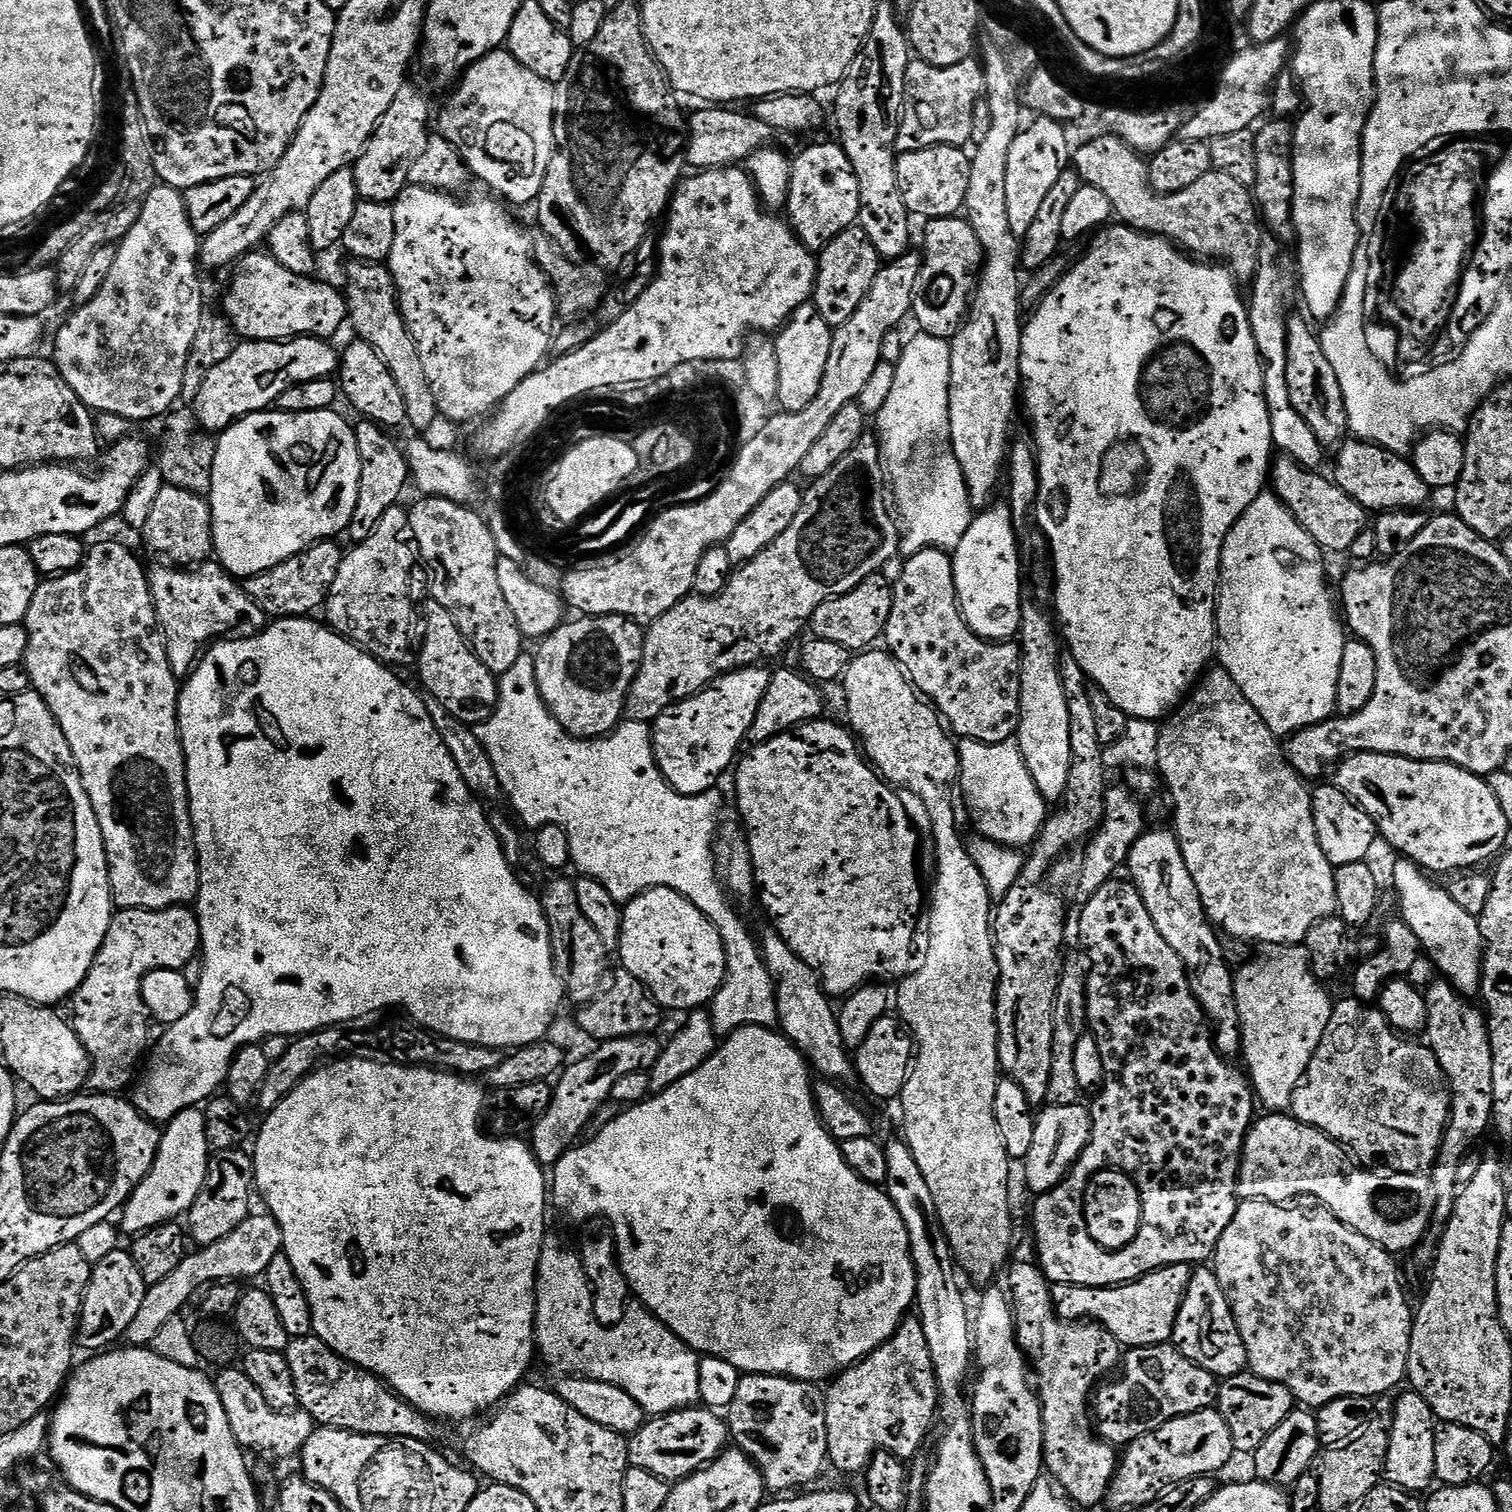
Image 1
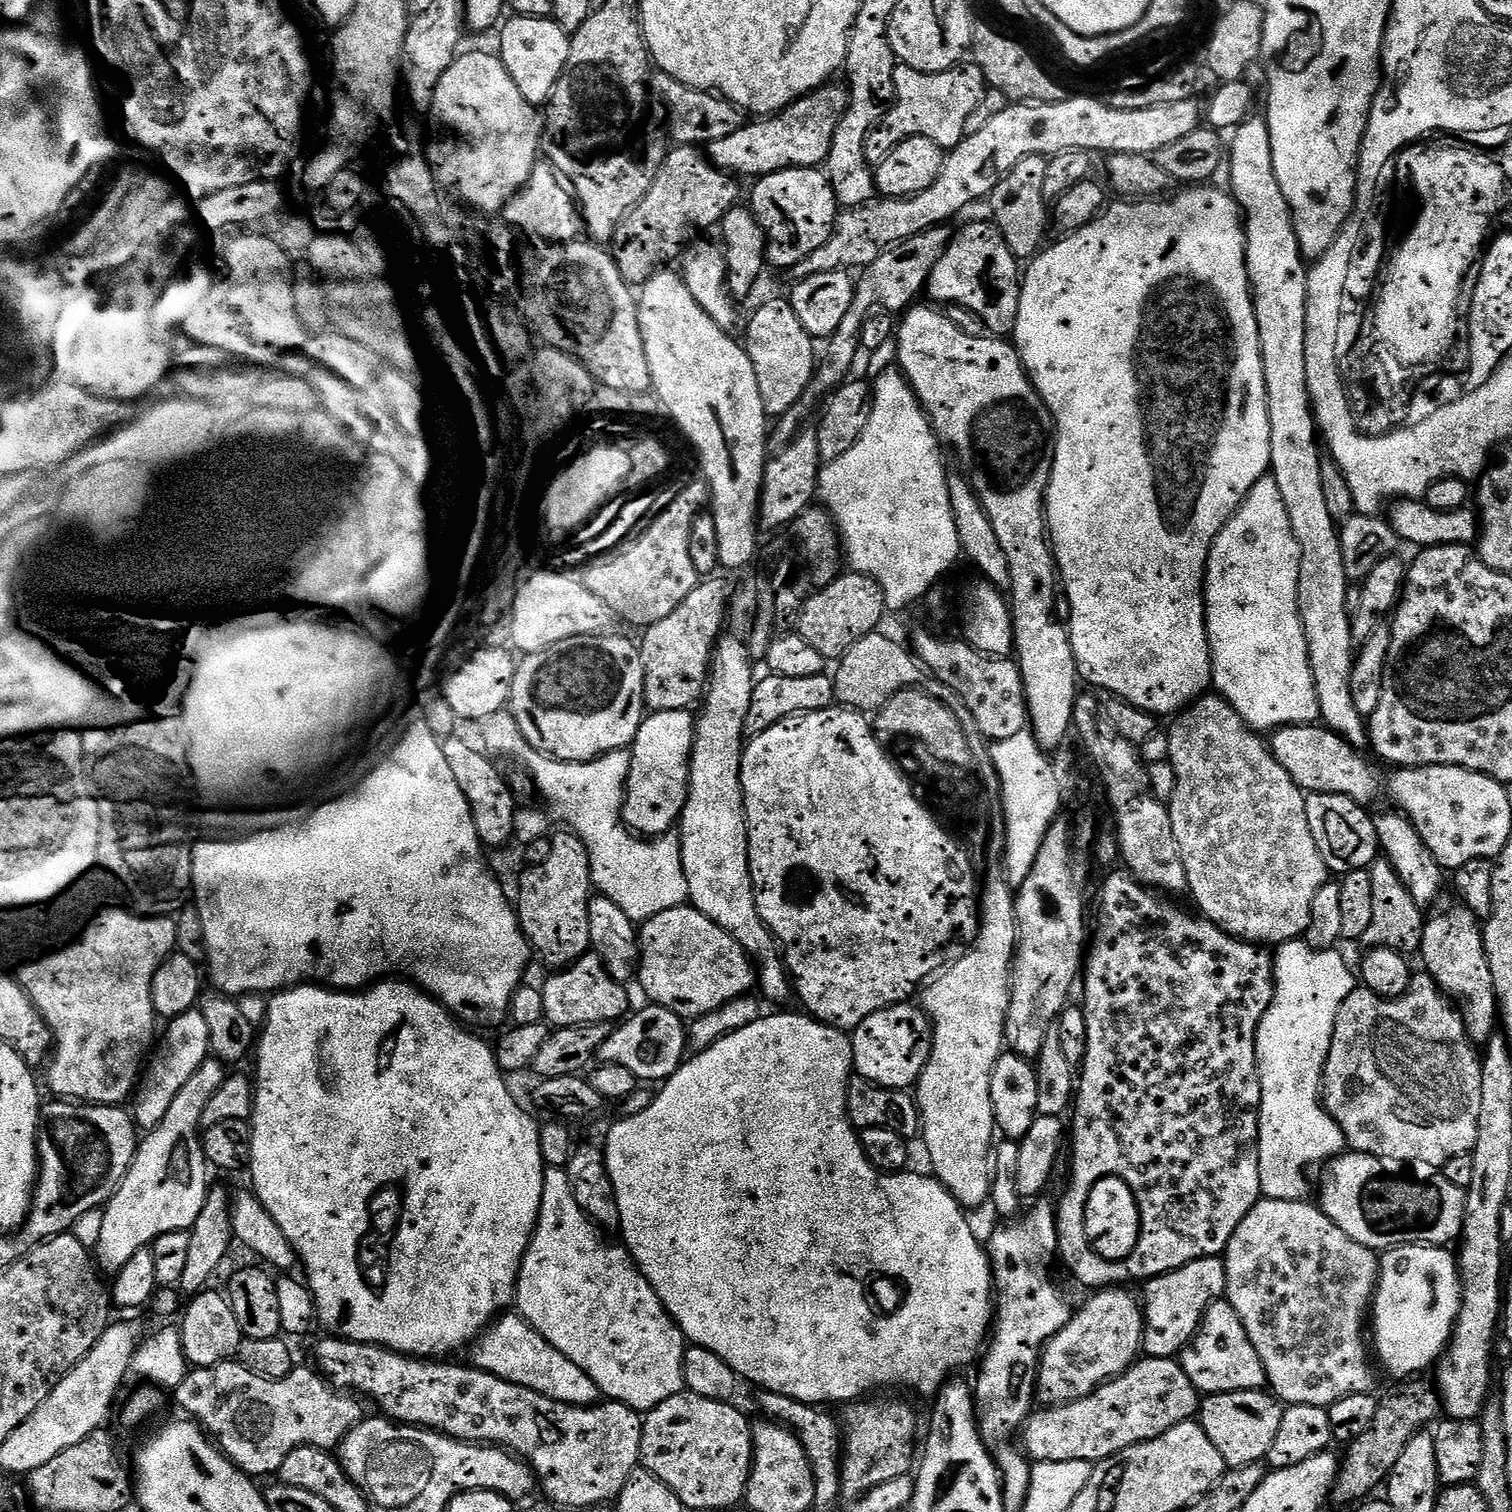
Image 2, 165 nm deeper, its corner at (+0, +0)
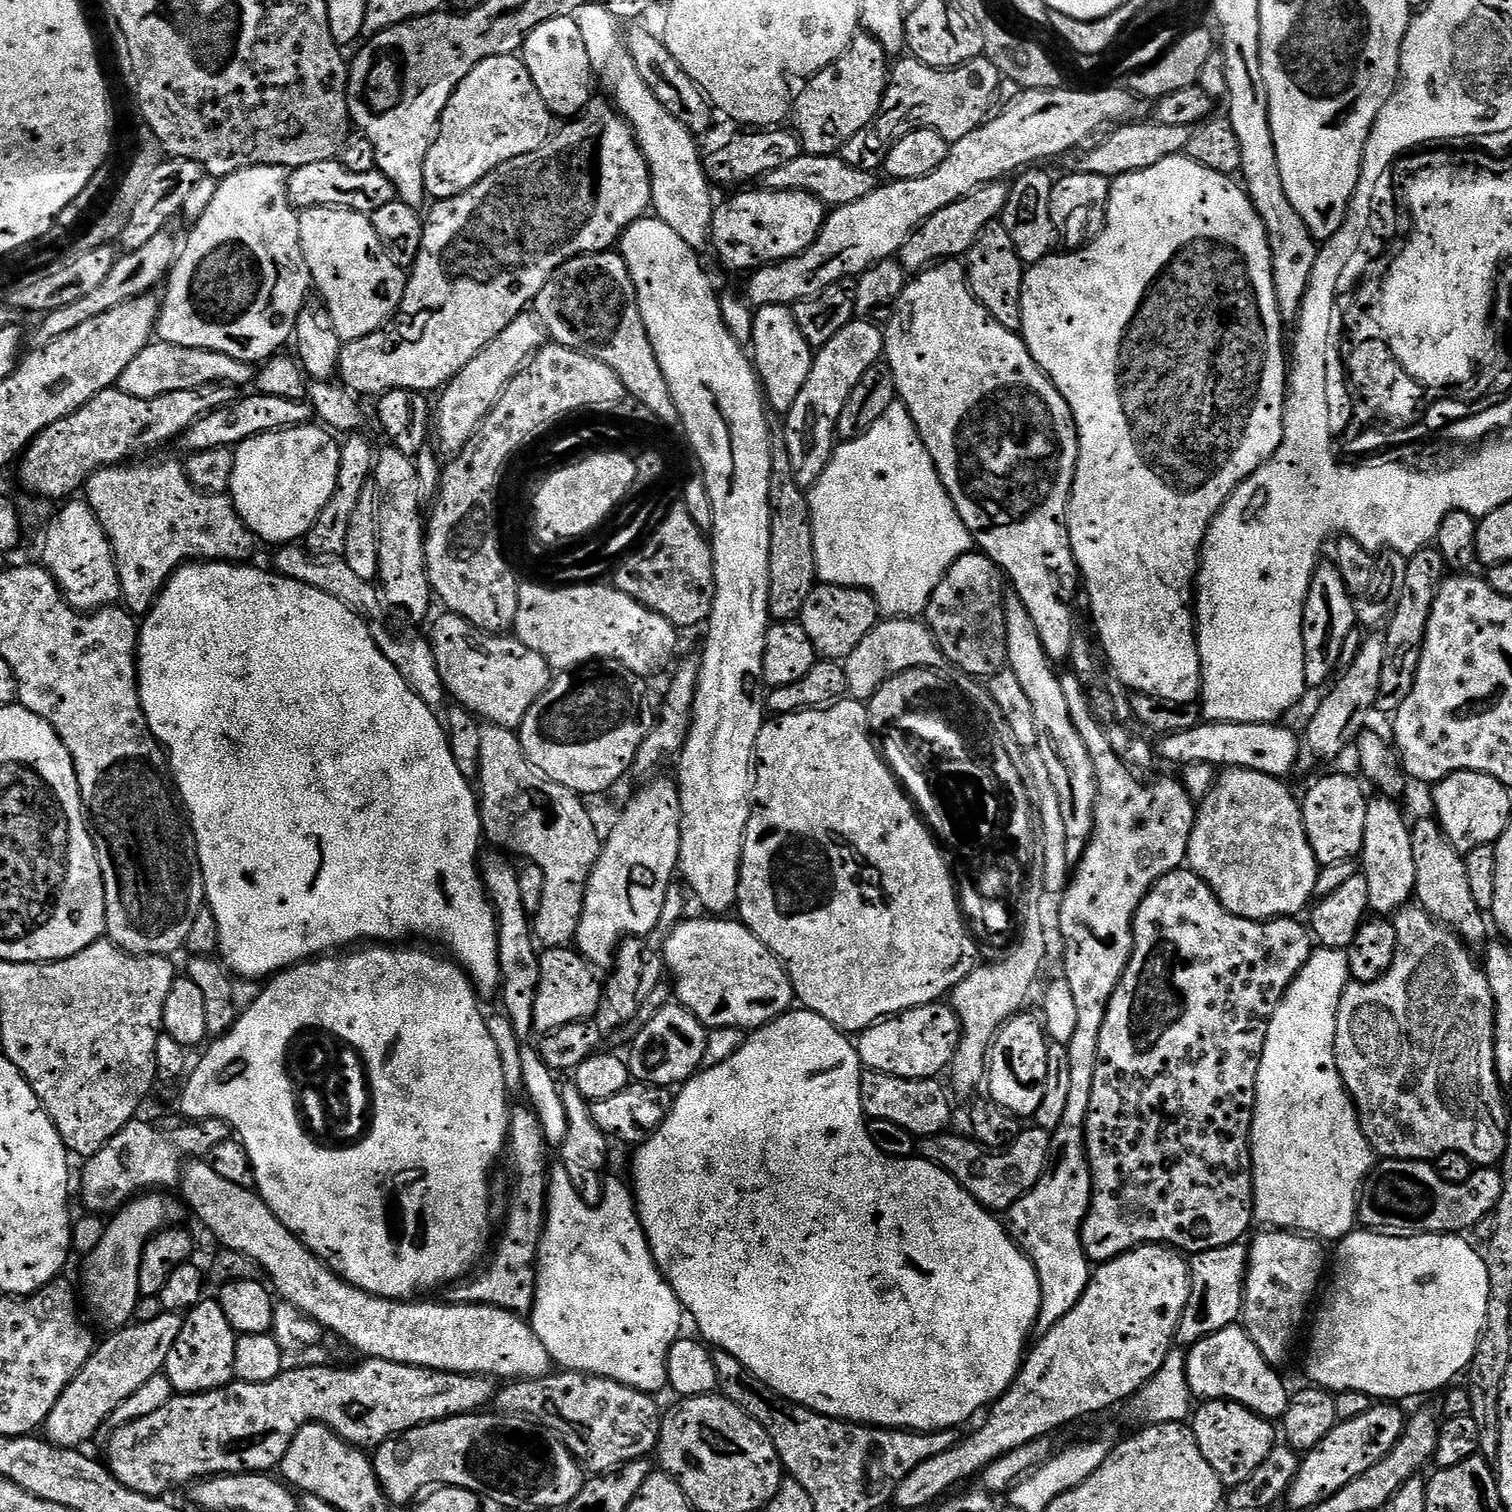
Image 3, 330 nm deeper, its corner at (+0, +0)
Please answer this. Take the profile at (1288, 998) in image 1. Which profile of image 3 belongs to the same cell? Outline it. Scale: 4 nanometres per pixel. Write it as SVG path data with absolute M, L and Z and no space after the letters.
M1317 947L1306 962L1306 966L1302 966L1302 970L1296 975L1292 985L1284 992L1282 1002L1274 1010L1272 1020L1268 1024L1266 1046L1262 1050L1262 1062L1258 1066L1256 1109L1252 1119L1252 1174L1256 1181L1252 1210L1255 1223L1268 1230L1291 1230L1297 1234L1307 1234L1321 1242L1329 1242L1328 1240L1338 1242L1342 1237L1349 1236L1357 1227L1360 1188L1374 1167L1372 1147L1368 1144L1368 1139L1362 1134L1362 1126L1356 1113L1356 1104L1352 1101L1352 1095L1346 1090L1346 1086L1338 1074L1336 1055L1334 1054L1336 1011L1340 1005L1342 994L1348 989L1349 983L1347 951L1338 948Z

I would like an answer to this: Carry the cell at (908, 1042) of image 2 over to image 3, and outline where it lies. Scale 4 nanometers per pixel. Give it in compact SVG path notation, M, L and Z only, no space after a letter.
M937 1002L935 1004L923 1004L921 1008L911 1008L909 1012L901 1012L899 1016L890 1016L880 1021L878 1024L872 1024L869 1028L865 1028L859 1033L858 1039L855 1041L856 1052L860 1055L860 1063L865 1069L874 1072L885 1072L886 1074L894 1074L898 1078L914 1078L915 1080L931 1080L941 1075L940 1071L947 1069L952 1063L952 1059L956 1056L956 1051L960 1045L960 1020L956 1017L956 1013L952 1011L947 1003Z

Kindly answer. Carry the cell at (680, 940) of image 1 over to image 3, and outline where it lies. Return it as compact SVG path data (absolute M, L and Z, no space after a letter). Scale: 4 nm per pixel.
M736 918L681 919L675 930L663 941L662 955L667 971L676 979L675 999L696 1015L704 1027L743 1028L755 1030L777 1020L794 1004L792 980L780 959Z

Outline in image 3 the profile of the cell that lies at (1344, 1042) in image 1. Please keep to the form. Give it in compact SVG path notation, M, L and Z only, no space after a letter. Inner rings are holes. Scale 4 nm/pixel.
M1405 906L1395 913L1394 923L1396 925L1396 953L1390 970L1385 976L1369 984L1349 983L1336 1011L1336 1037L1334 1038L1336 1065L1346 1090L1352 1095L1352 1101L1356 1104L1362 1134L1368 1139L1373 1153L1380 1158L1432 1162L1444 1152L1461 1152L1466 1154L1466 1158L1470 1158L1472 1163L1477 1166L1499 1165L1504 1159L1504 1151L1510 1142L1510 1136L1508 1136L1508 1108L1504 1105L1505 1089L1501 1085L1494 1066L1496 1003L1494 994L1490 994L1490 982L1486 978L1483 967L1478 963L1477 957L1475 960L1468 953L1471 951L1466 947L1464 941L1455 932L1450 931L1445 924L1437 922L1424 908ZM1410 1110L1416 1112L1416 1116L1420 1116L1422 1120L1398 1120L1398 1118L1410 1118Z

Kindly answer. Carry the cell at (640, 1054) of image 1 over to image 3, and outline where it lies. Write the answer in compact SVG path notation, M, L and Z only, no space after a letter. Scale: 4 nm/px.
M671 1002L663 1008L657 1007L654 1018L643 1021L640 1033L632 1040L632 1049L626 1052L628 1069L632 1072L633 1081L642 1084L657 1084L663 1088L683 1085L685 1080L692 1079L697 1072L701 1071L706 1046L708 1045L709 1029L704 1027L704 1023L679 1002Z

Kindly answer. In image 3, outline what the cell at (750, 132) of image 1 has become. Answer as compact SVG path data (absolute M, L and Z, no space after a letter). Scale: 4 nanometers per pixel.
M857 34L847 50L828 68L823 68L807 81L804 89L797 91L790 113L790 124L800 138L801 149L809 156L830 156L839 153L858 130L867 128L868 123L876 117L884 90L888 86L890 75L890 58L882 46L870 35Z

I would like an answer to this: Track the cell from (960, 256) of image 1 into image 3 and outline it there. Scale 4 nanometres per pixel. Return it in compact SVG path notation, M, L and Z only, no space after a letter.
M993 222L984 227L978 234L974 246L966 254L966 271L968 286L980 304L1006 330L1020 332L1022 326L1022 286L1024 285L1025 265L1018 258L1018 250L1014 250L1014 242L1010 242L1010 234L1006 234L1006 226L1002 222Z

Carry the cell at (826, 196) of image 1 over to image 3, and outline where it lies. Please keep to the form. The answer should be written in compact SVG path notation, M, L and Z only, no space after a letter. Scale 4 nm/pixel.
M740 190L737 196L729 198L725 204L717 203L713 210L712 226L710 229L710 248L716 251L716 256L728 268L733 268L736 272L747 273L749 270L755 270L765 264L777 264L780 260L788 260L791 256L800 256L805 250L816 241L818 234L822 230L826 219L826 205L816 196L811 196L805 192L774 192L771 190L763 190L764 192L748 192L752 190Z

